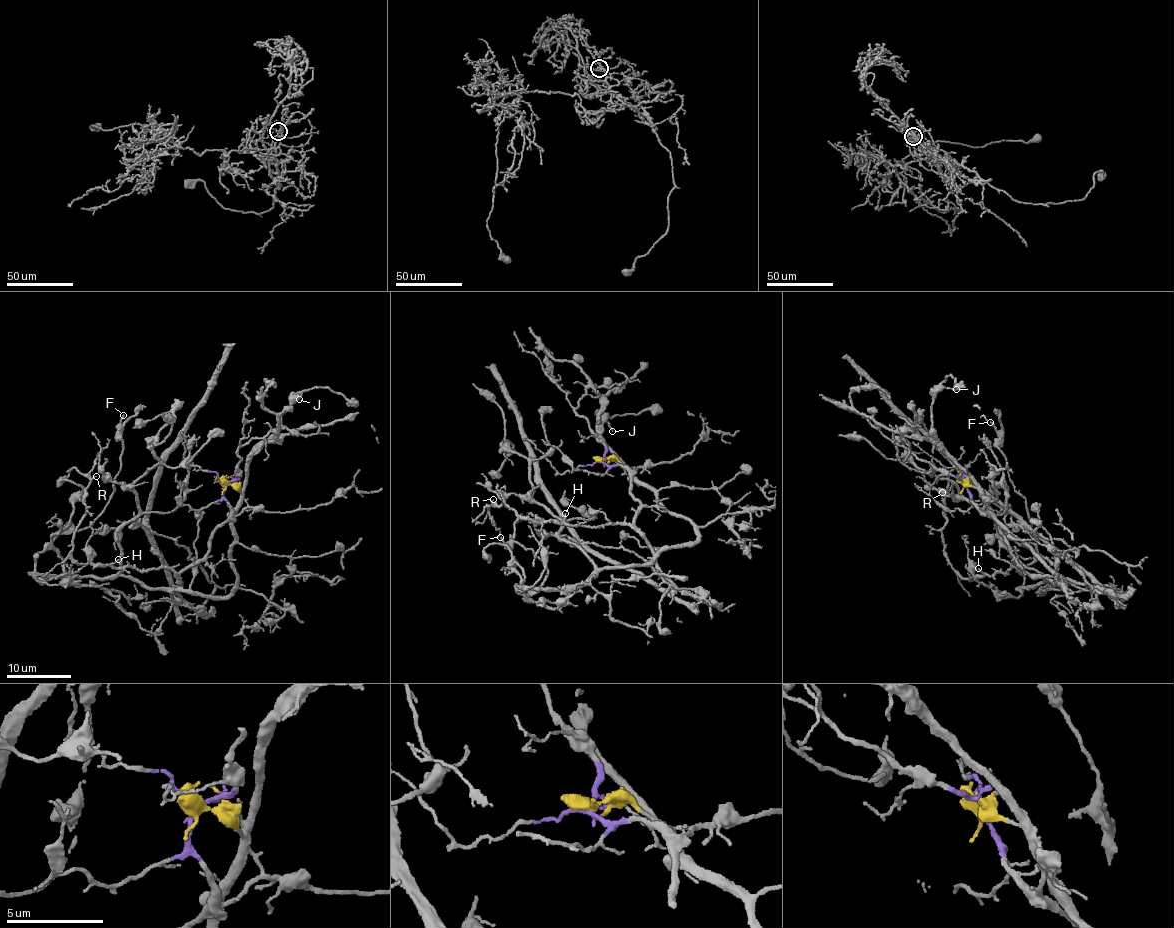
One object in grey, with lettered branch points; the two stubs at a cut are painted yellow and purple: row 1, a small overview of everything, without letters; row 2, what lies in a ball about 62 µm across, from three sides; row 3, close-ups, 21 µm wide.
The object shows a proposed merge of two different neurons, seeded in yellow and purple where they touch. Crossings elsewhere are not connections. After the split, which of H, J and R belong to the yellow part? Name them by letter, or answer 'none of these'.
J

